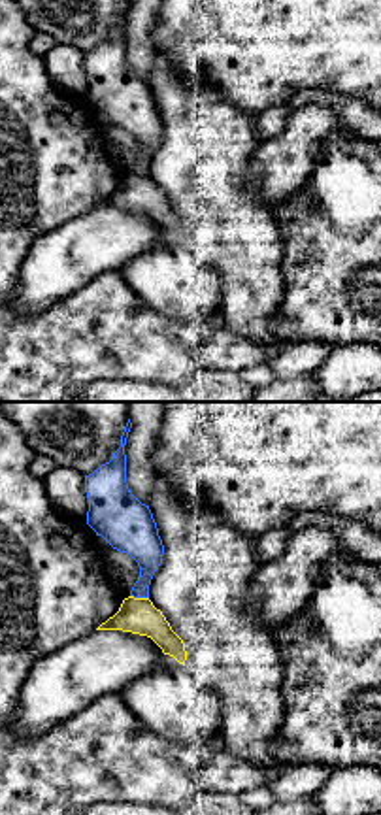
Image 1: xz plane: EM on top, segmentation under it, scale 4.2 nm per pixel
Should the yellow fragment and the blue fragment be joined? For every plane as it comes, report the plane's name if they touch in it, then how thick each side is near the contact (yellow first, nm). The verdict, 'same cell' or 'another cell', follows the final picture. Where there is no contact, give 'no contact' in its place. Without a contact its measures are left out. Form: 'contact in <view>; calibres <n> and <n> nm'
contact in xz; calibres 160 and 160 nm

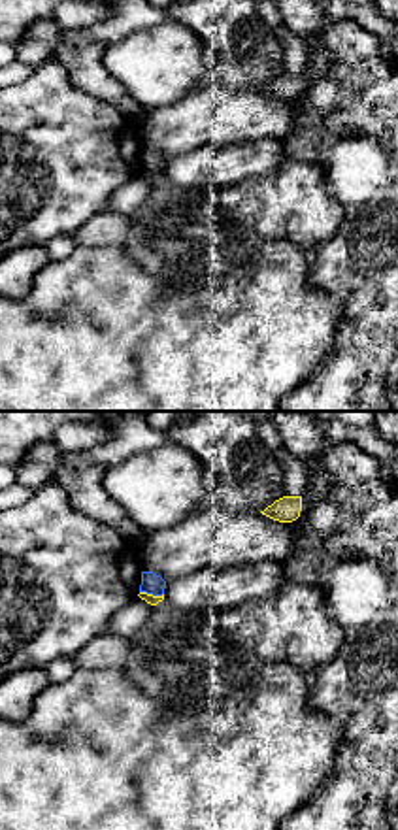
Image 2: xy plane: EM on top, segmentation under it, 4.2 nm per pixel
contact in xy; calibres 50 and 90 nm

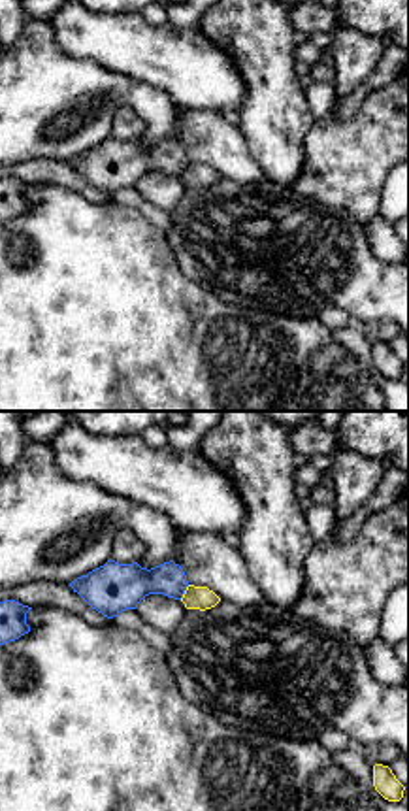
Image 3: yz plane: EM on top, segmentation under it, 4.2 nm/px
contact in yz; calibres 100 and 180 nm

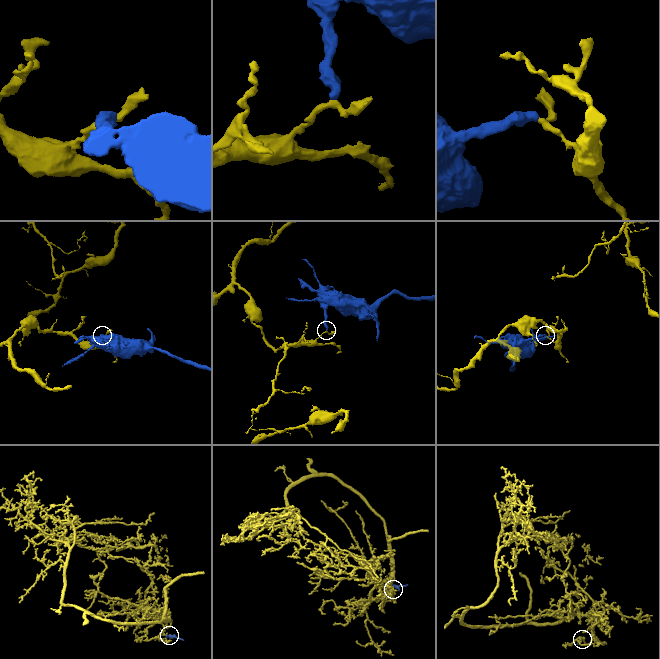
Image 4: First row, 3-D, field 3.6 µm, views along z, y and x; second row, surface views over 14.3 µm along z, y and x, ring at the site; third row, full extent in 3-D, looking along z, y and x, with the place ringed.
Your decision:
another cell

